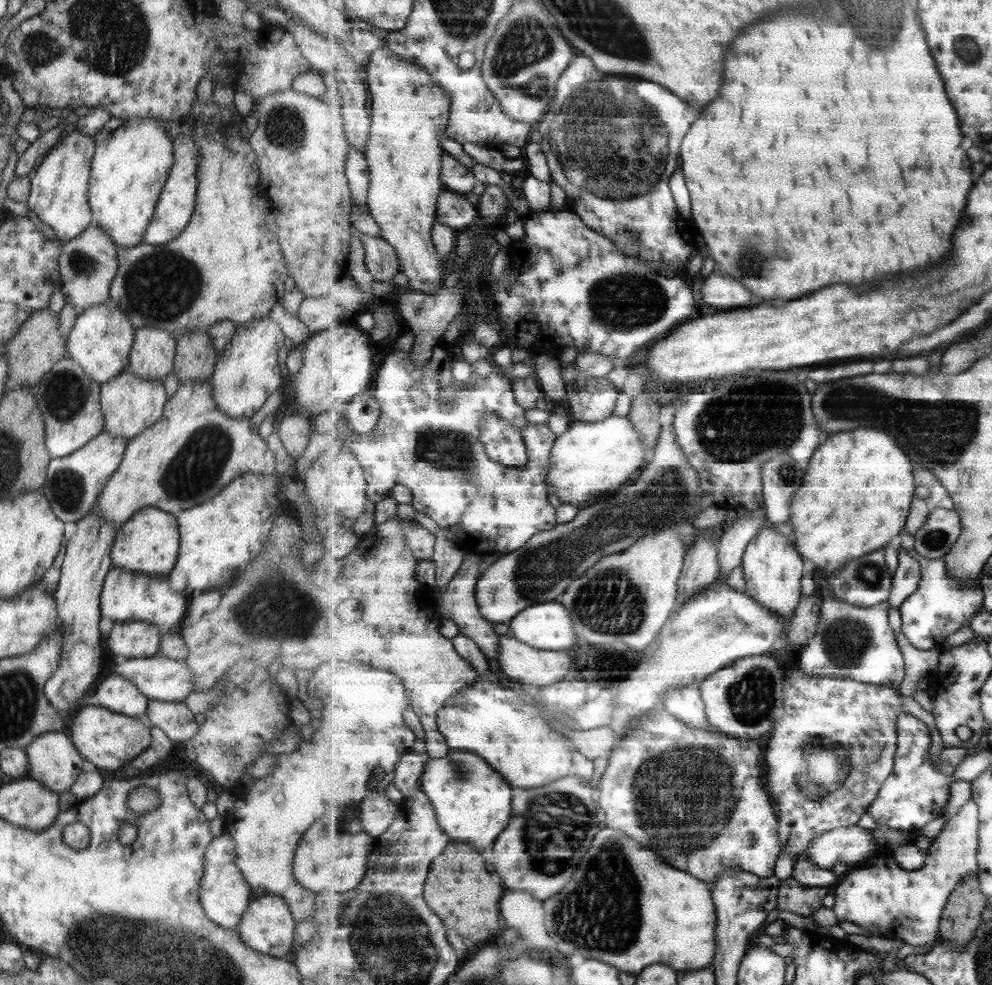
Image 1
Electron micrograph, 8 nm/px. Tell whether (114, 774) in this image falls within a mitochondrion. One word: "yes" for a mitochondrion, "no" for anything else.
no

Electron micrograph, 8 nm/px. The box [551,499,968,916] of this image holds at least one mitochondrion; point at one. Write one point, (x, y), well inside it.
(670, 784)

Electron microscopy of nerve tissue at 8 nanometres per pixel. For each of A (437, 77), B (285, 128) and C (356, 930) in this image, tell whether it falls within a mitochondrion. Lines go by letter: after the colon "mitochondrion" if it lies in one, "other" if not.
A: other
B: mitochondrion
C: mitochondrion

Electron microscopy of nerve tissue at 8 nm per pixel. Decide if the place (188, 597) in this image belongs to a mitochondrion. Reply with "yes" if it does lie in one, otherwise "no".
no

